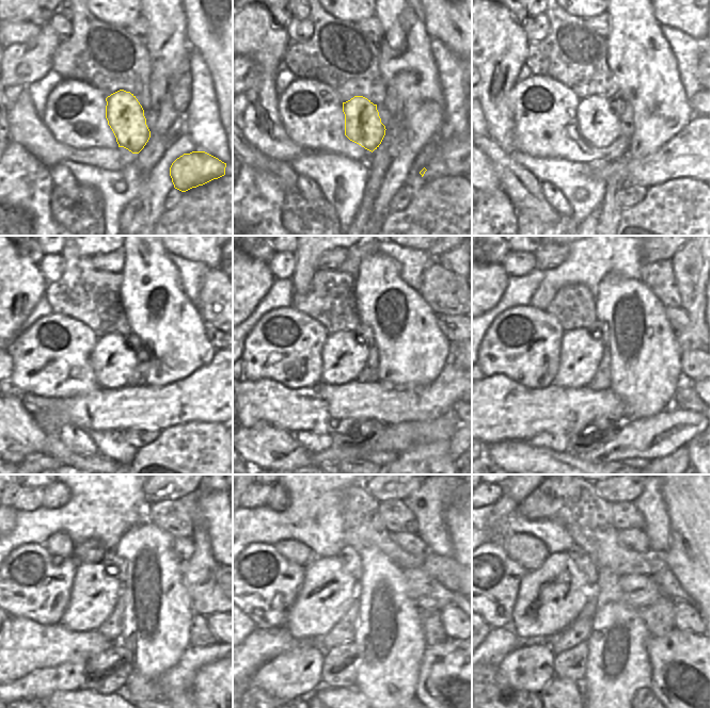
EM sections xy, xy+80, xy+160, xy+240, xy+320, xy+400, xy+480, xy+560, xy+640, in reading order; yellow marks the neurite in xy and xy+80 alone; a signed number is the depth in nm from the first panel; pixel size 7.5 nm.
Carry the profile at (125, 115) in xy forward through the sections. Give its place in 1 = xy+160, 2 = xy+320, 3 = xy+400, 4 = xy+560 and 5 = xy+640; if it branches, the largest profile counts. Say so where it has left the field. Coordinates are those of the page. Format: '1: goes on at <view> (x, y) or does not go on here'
1: goes on at xy+160 (599, 126)
2: goes on at xy+320 (343, 358)
3: goes on at xy+400 (581, 354)
4: goes on at xy+560 (327, 593)
5: goes on at xy+640 (550, 598)

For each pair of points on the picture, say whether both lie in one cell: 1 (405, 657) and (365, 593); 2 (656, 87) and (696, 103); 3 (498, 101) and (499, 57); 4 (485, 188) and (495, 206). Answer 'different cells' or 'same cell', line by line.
1: same cell
2: different cells
3: same cell
4: different cells

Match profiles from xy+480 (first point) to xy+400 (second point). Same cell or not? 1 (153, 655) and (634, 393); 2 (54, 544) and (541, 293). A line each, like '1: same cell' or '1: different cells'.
1: same cell
2: same cell

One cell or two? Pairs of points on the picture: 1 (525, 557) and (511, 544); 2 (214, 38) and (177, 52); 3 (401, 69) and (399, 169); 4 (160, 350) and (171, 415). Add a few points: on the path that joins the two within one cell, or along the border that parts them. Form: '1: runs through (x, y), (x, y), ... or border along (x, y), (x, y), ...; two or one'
1: runs through (522, 553), (515, 546); one
2: border along (186, 22), (186, 38), (190, 47); two
3: runs through (414, 94), (413, 144); one
4: border along (190, 375), (166, 385), (146, 384); two

